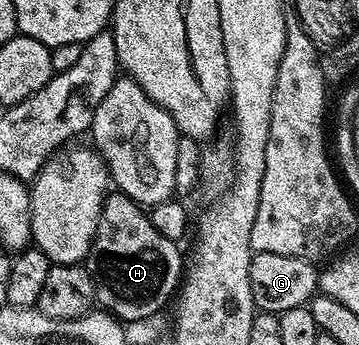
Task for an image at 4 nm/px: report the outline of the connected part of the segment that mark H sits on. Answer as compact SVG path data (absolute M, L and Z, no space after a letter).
M118 192L108 193L95 233L95 244L89 255L96 303L106 313L127 324L160 313L162 306L170 300L171 293L173 298L180 289L185 274L185 254L179 249L180 243L161 236L161 232L153 228L150 217L138 202Z

